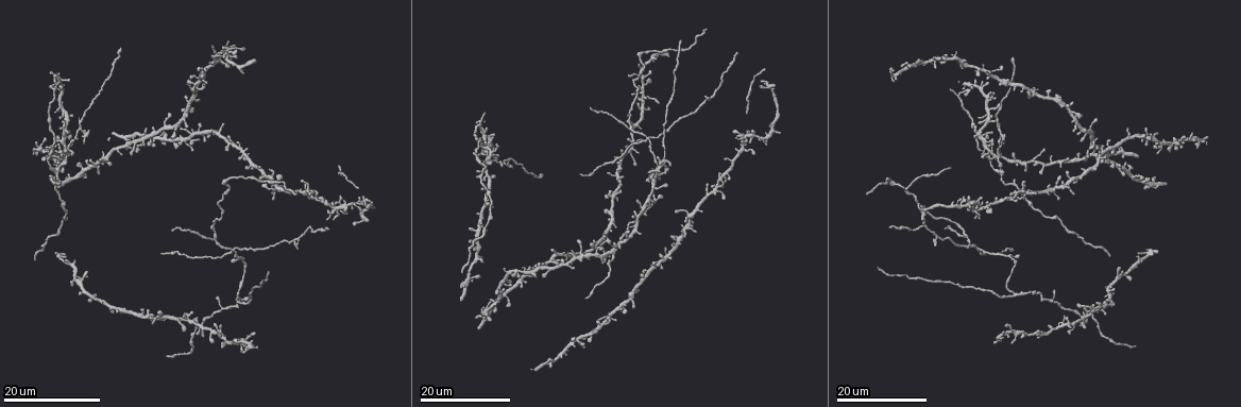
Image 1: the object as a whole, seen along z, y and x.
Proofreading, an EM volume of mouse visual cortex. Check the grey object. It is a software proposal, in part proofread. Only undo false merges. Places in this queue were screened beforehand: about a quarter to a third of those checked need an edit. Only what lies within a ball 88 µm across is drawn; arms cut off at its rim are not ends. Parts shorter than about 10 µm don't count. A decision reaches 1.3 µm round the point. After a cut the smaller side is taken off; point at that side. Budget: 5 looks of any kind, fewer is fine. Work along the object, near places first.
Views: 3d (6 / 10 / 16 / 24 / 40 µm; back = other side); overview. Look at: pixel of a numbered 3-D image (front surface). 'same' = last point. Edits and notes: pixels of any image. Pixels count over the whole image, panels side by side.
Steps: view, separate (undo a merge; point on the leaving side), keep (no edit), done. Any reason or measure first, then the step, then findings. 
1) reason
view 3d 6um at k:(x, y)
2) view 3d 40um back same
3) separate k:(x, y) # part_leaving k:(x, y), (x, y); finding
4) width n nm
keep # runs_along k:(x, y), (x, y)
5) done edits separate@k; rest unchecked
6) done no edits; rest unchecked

calibre changes
view 3d 24um at 1:(1014, 264)

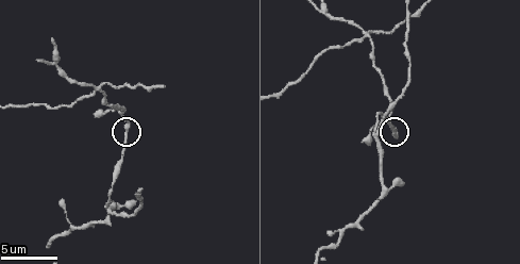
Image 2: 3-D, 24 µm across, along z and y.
view 3d 10um at 2:(392, 132)

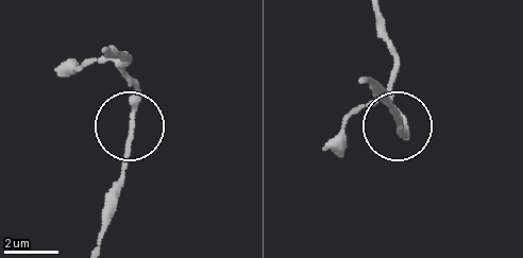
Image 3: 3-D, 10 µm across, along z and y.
width 160 nm
keep # one neuron here

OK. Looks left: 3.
arms part here
view 3d 10um at 2:(377, 132)

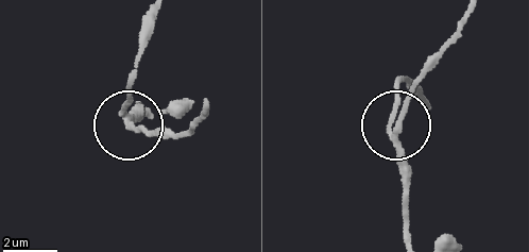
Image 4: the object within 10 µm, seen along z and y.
arms 3
keep # all the same neuron

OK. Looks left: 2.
four arms meet
view 3d 6um at 2:(99, 85)

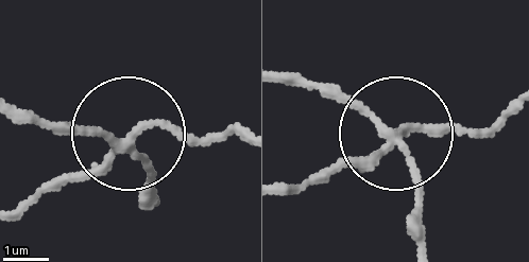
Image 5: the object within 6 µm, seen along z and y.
separate 5:(71, 179) # part_leaving 5:(129, 142), (239, 130); a second neuron is stuck on

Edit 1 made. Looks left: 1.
done edits separate@5; rest unchecked

